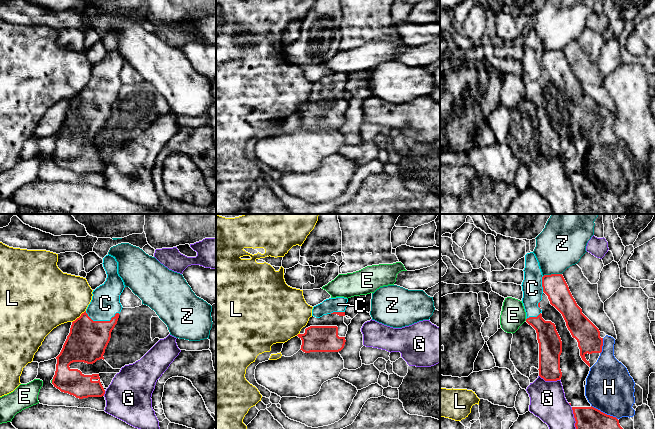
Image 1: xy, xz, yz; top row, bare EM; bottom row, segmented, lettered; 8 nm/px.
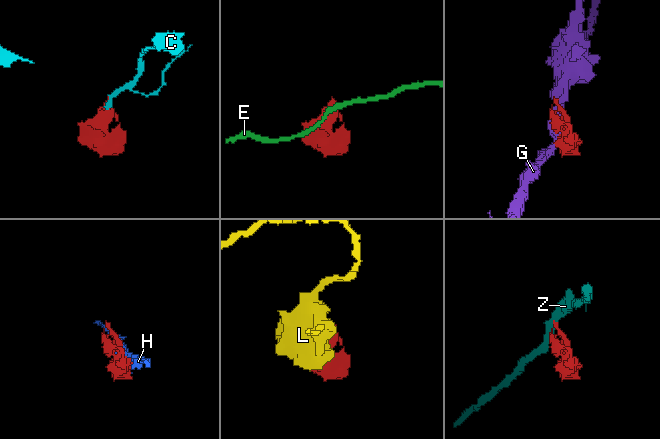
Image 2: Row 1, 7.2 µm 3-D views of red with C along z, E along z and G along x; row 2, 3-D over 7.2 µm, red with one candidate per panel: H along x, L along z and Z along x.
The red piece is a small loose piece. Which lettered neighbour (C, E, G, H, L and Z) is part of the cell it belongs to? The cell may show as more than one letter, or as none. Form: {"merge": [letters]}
{"merge": ["C"]}

